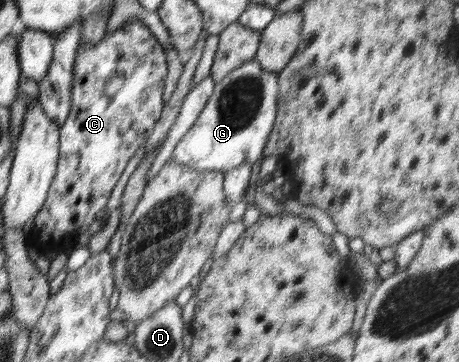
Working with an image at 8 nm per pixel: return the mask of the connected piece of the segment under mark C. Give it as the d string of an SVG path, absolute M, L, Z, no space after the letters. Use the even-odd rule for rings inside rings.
M138 18L126 21L117 31L108 33L108 36L95 45L78 47L73 69L71 109L66 120L59 125L59 159L56 172L44 207L34 218L31 229L31 233L37 235L43 255L51 252L69 253L78 243L80 235L95 229L95 215L108 203L128 161L152 134L154 125L162 114L167 70L163 46Z

